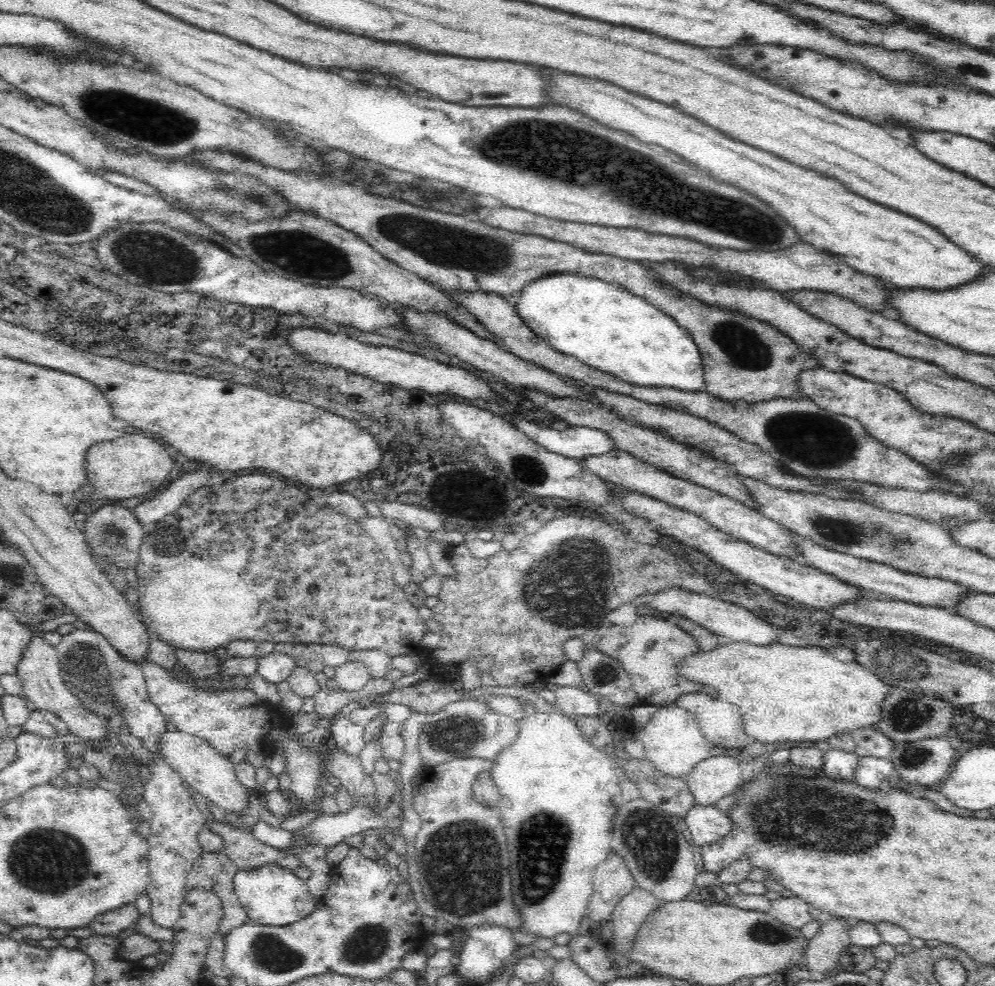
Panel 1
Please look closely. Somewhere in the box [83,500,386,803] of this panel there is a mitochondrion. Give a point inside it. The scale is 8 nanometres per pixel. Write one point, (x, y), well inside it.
(112, 541)

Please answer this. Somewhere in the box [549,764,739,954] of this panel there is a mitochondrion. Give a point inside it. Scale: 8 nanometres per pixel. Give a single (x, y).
(651, 839)

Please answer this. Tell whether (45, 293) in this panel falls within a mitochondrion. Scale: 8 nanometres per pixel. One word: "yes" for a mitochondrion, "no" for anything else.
no

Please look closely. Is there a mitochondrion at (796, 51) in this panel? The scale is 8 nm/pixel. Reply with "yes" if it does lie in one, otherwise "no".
no

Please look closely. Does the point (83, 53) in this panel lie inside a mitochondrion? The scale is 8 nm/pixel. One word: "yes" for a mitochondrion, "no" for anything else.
no

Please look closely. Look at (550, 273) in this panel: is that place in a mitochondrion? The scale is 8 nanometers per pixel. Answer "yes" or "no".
no

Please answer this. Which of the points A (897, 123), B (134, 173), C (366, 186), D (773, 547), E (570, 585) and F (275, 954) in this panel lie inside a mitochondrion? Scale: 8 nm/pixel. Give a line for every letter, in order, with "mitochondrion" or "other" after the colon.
A: other
B: other
C: other
D: other
E: mitochondrion
F: mitochondrion

